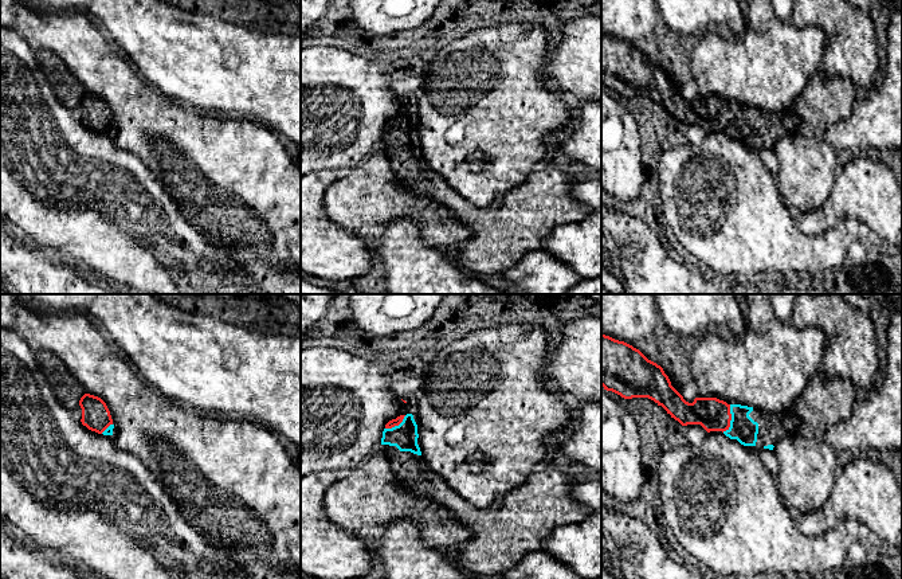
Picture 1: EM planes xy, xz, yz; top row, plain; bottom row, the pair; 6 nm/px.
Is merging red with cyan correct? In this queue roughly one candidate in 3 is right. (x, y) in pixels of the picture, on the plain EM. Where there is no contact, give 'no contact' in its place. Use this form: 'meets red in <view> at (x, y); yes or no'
meets red in yz at (730, 118); yes

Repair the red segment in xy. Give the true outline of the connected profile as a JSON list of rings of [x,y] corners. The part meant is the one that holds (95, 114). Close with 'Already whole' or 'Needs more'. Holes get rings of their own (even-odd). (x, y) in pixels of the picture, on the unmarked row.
[[[85,93],[79,105],[82,107],[82,124],[89,129],[103,134],[113,134],[113,118],[106,102],[94,94]]]. Needs more

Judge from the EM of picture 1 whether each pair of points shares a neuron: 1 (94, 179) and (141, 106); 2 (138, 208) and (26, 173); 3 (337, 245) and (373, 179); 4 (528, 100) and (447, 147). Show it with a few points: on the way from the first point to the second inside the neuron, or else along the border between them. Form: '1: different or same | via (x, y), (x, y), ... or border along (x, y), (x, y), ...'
1: different | border along (112, 135), (121, 149), (132, 152), (142, 163)
2: same | via (110, 208), (95, 204), (54, 177)
3: different | border along (324, 207), (324, 212), (333, 222), (356, 233)
4: same | via (508, 100), (501, 100), (467, 133)

